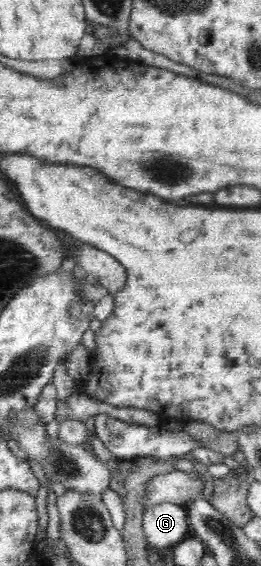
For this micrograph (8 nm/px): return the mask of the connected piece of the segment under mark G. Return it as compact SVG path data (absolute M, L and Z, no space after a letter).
M166 500L147 506L142 527L152 548L175 546L191 535L188 515L181 504Z

